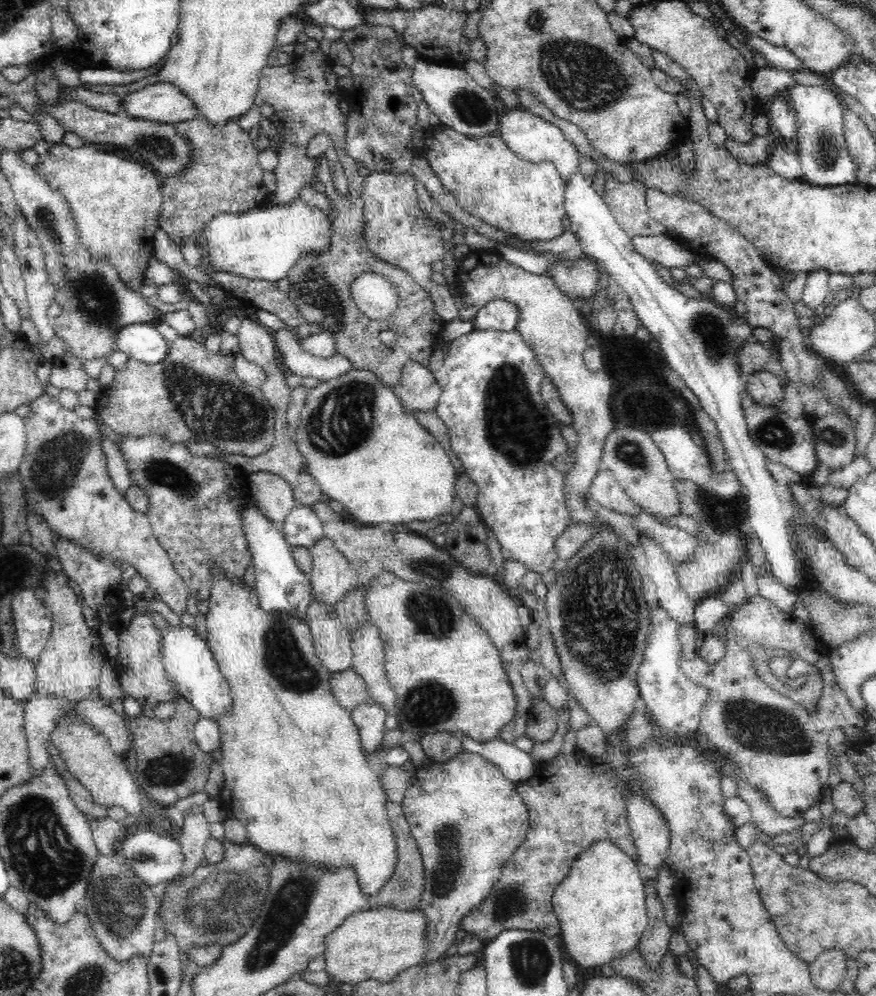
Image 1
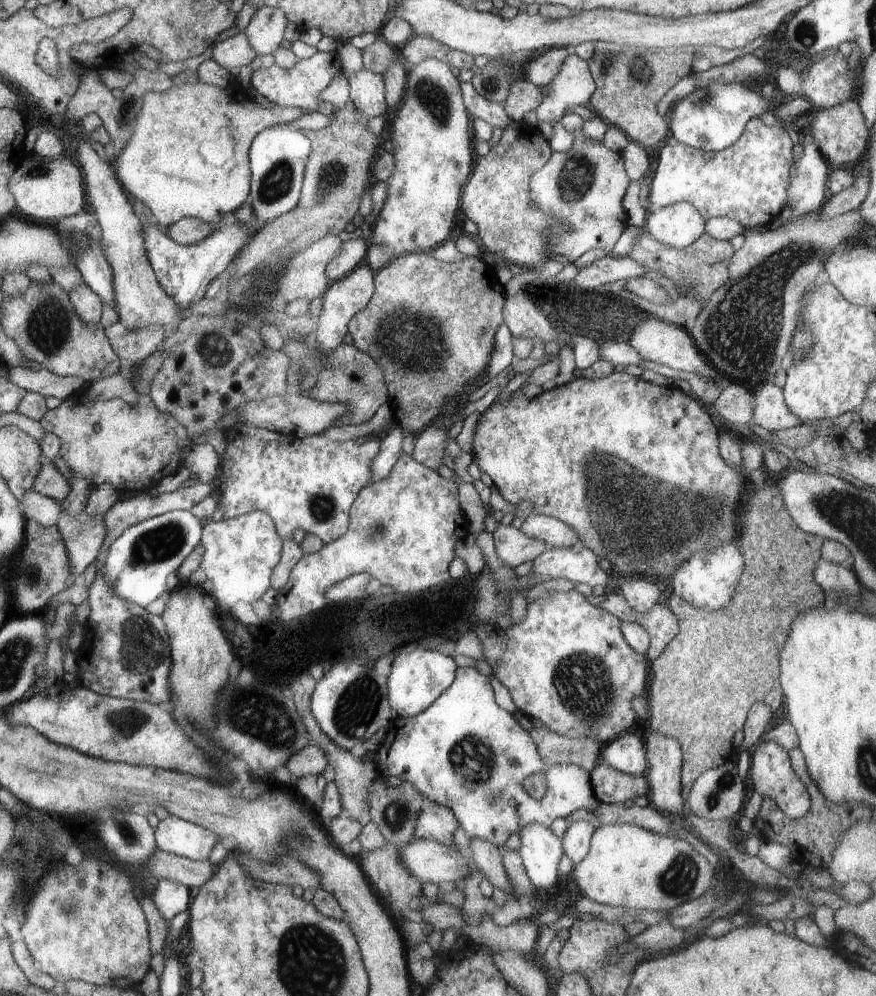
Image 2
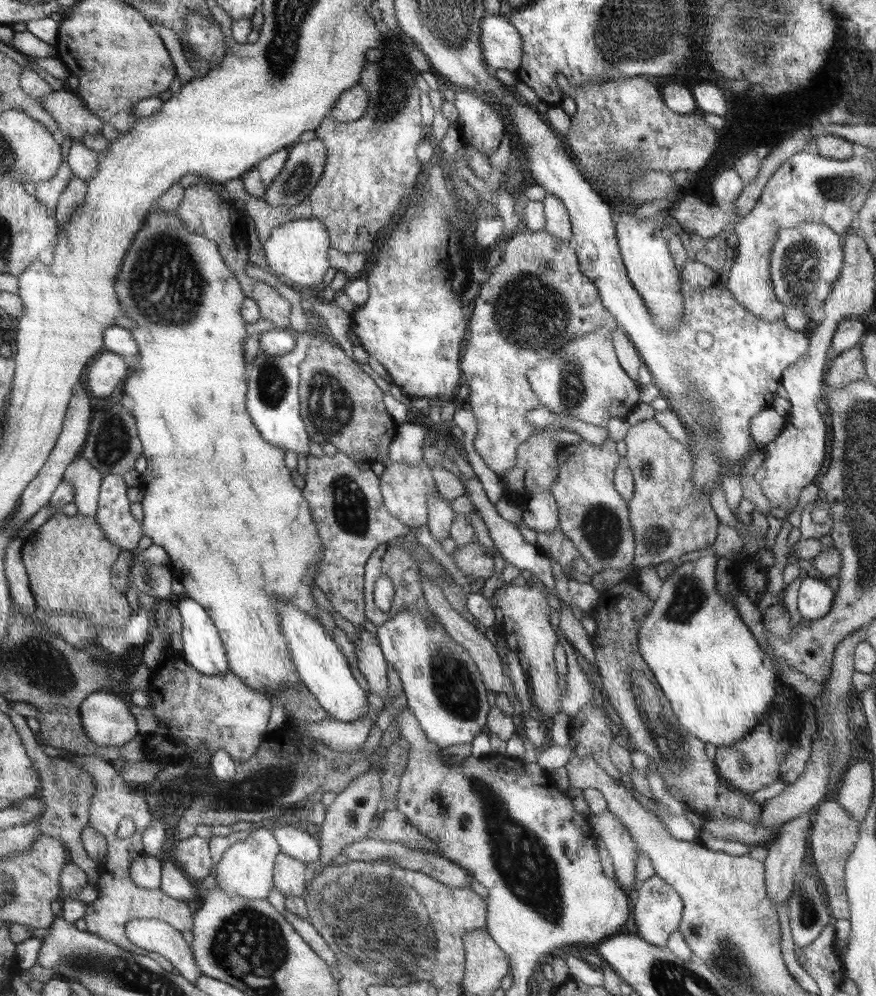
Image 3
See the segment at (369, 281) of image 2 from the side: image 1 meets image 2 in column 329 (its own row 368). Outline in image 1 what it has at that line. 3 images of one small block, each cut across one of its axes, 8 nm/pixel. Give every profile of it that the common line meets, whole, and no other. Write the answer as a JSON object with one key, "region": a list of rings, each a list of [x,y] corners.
{"region":[[[280,330],[274,334],[274,338],[276,338],[280,366],[290,376],[294,374],[300,378],[316,378],[320,382],[326,382],[352,370],[350,360],[340,354],[330,356],[330,358],[318,358],[304,352],[294,330]]]}

